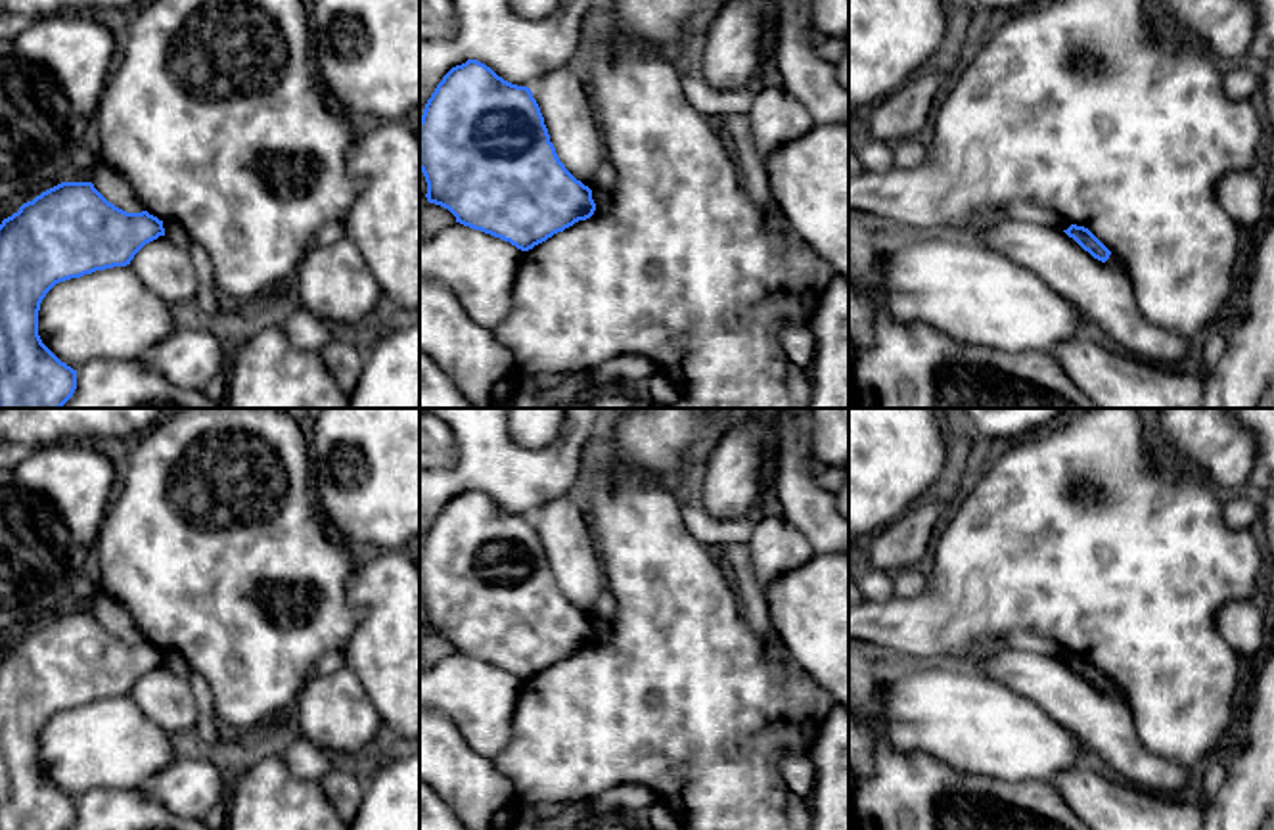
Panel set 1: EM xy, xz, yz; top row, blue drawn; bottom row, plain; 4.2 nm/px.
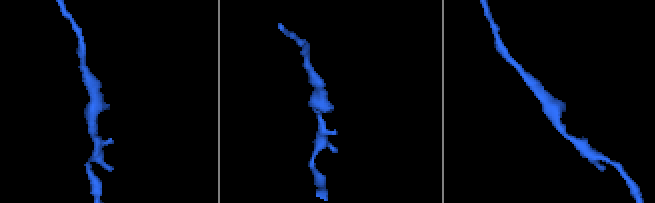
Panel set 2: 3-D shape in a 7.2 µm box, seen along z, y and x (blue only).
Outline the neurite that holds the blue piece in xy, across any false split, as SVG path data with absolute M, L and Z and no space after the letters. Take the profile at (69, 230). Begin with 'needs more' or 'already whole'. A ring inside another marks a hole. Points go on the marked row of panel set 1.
already whole; M61 182L0 224L0 408L61 408L77 389L77 370L61 362L38 335L38 311L46 293L59 282L96 270L126 266L149 242L165 236L163 220L142 213L126 213L109 203L92 182Z

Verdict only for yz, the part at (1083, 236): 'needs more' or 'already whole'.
already whole

